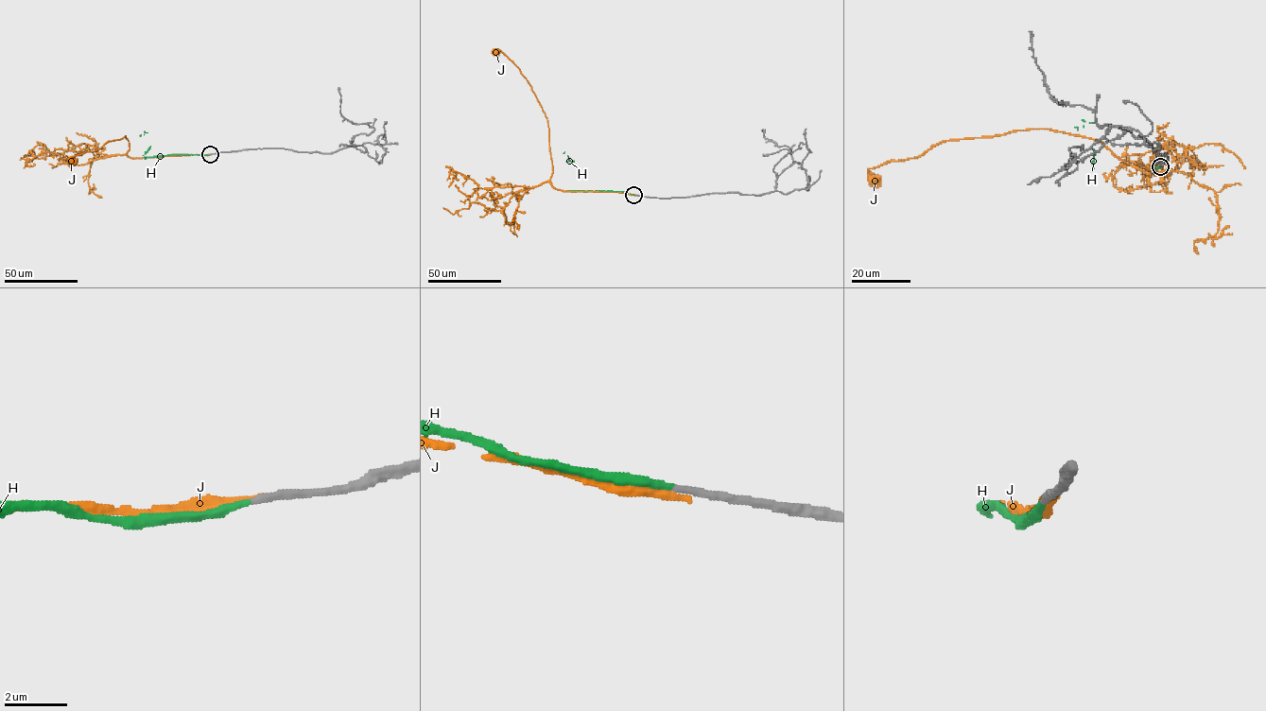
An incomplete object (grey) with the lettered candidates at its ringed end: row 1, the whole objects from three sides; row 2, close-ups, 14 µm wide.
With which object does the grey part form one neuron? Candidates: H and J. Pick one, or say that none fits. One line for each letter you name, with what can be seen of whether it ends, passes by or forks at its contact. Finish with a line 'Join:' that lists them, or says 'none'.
H: it ends there
Join: H

